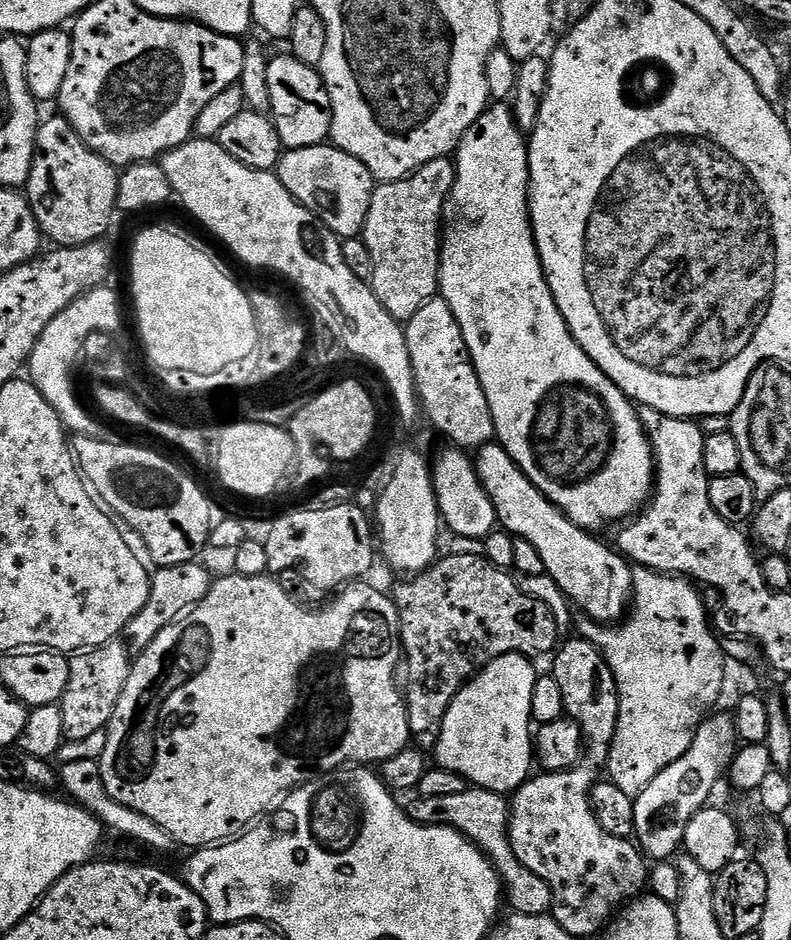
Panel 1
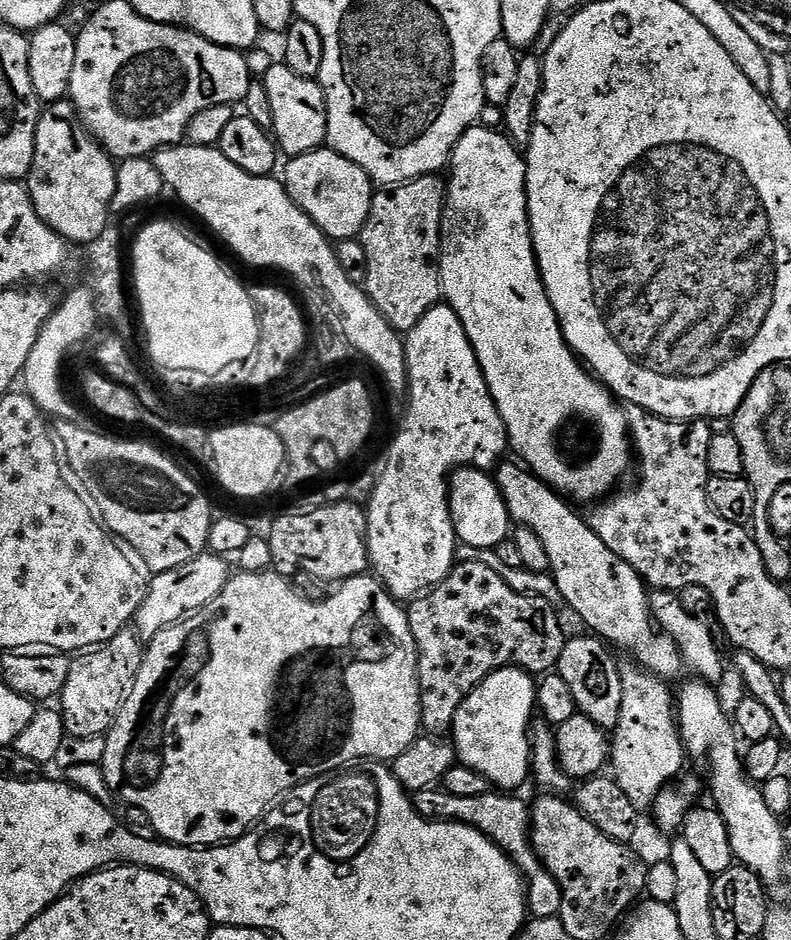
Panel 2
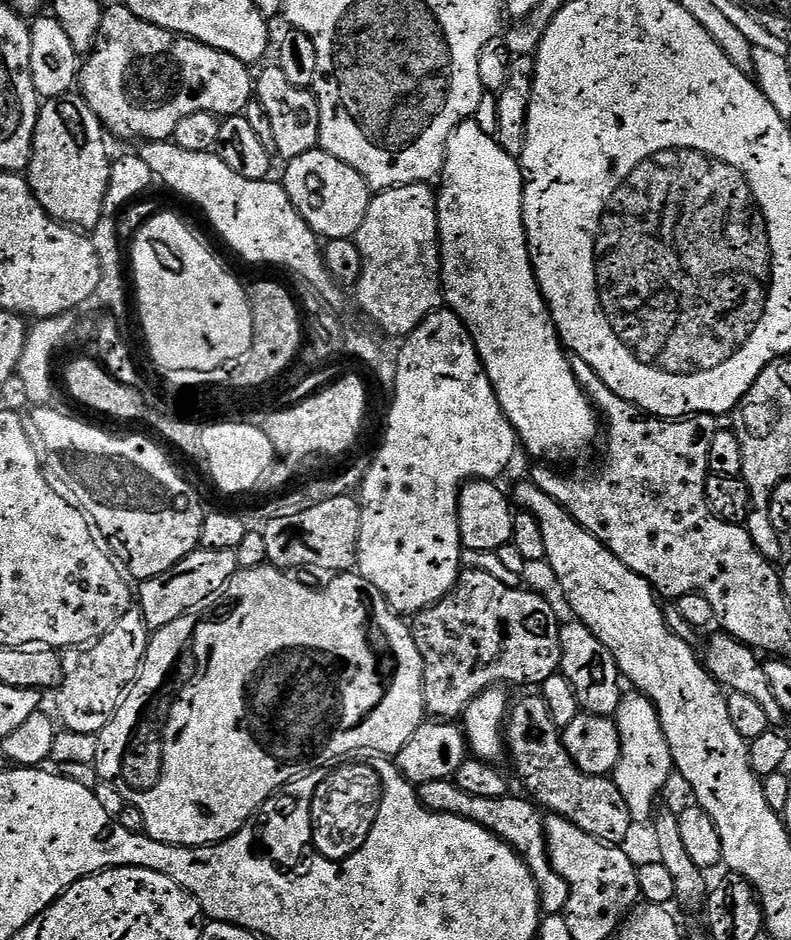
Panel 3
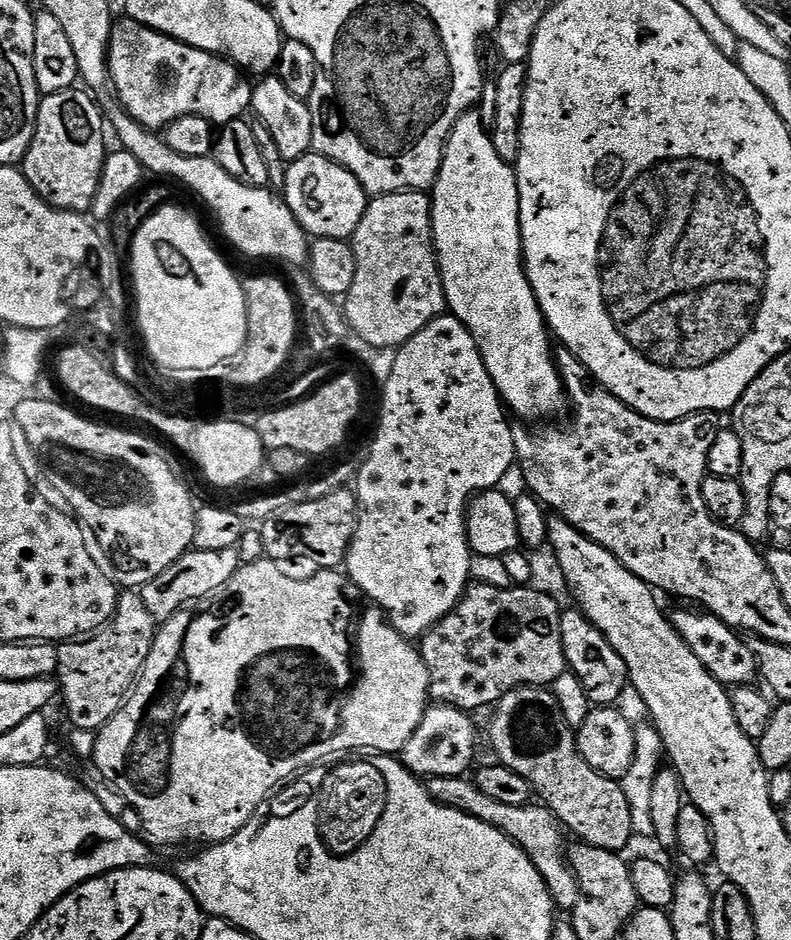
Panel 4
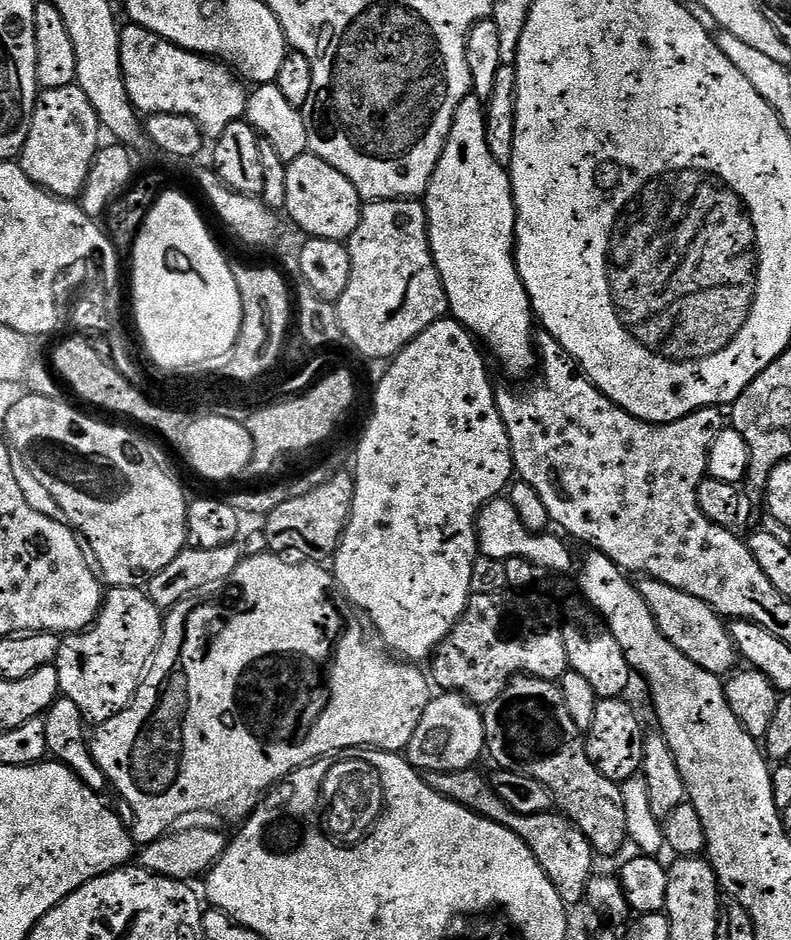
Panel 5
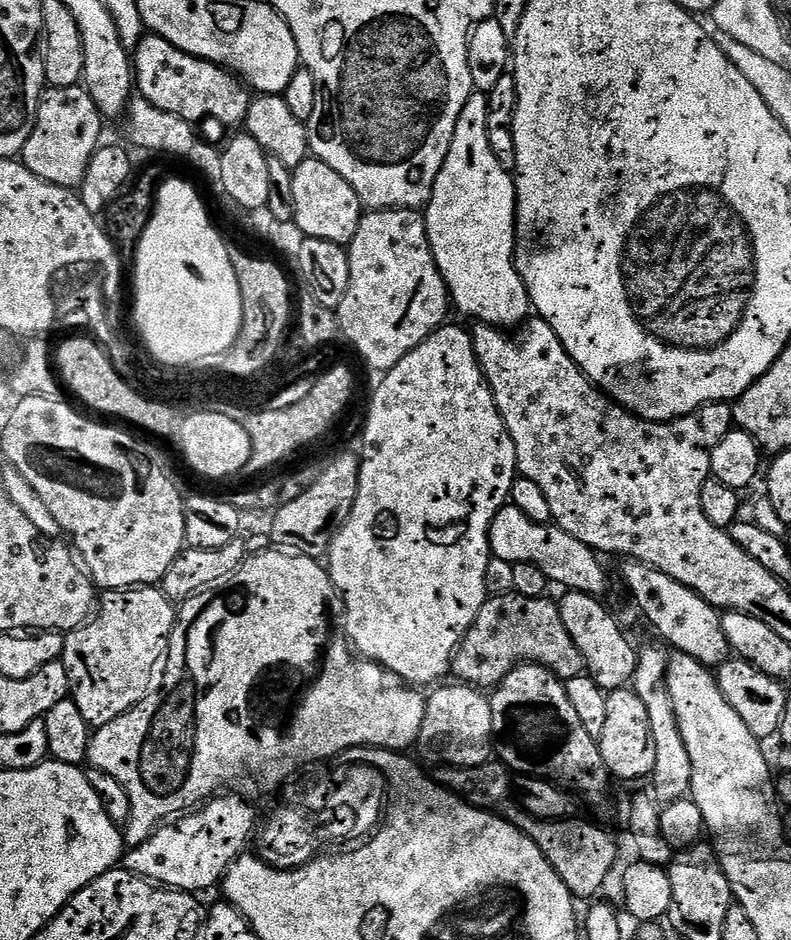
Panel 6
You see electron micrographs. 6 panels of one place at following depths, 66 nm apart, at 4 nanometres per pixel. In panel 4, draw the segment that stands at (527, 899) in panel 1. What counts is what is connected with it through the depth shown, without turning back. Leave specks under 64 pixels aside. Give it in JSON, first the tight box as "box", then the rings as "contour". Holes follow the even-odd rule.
{"box":[426,776,580,913],"contour":[[[434,776],[426,784],[430,798],[448,808],[457,808],[459,812],[470,814],[506,834],[528,855],[530,862],[542,874],[550,890],[552,900],[561,913],[571,913],[572,907],[580,901],[580,883],[571,864],[568,863],[568,848],[564,844],[566,829],[556,815],[544,807],[543,803],[533,802],[522,806],[510,806],[507,802],[497,802],[476,785],[475,779],[464,776]]]}

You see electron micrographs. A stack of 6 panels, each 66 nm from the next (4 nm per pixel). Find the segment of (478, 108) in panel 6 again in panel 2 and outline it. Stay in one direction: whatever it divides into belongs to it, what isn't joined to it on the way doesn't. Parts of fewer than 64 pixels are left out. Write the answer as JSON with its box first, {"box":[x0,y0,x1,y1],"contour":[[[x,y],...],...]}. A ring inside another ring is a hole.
{"box":[438,126,634,501],"contour":[[[473,126],[467,128],[461,134],[459,142],[452,149],[451,168],[452,177],[447,177],[446,180],[444,214],[440,217],[440,259],[438,263],[443,299],[458,314],[458,318],[474,346],[474,354],[478,358],[480,369],[486,378],[488,389],[498,406],[498,414],[508,431],[508,442],[511,451],[513,453],[516,451],[521,456],[519,459],[523,461],[529,472],[535,474],[545,484],[550,485],[561,496],[571,498],[573,501],[599,501],[601,498],[607,497],[617,487],[615,484],[619,482],[620,476],[624,476],[628,472],[628,463],[631,460],[633,463],[634,452],[630,447],[628,417],[625,409],[618,403],[617,397],[613,396],[607,387],[596,379],[595,375],[581,363],[576,353],[564,341],[564,335],[560,329],[560,320],[556,316],[554,306],[546,294],[543,282],[540,280],[540,267],[536,264],[536,252],[532,249],[532,231],[528,221],[528,191],[524,189],[526,170],[528,169],[525,157],[521,155],[516,145],[508,139],[503,131],[483,126]]]}

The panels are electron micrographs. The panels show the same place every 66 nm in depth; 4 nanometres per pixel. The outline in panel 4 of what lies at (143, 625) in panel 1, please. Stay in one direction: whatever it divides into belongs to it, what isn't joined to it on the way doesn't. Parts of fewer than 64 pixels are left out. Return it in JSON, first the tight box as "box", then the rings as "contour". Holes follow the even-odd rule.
{"box":[139,547,240,622],"contour":[[[237,547],[230,550],[189,550],[170,566],[166,566],[166,570],[158,574],[158,578],[150,578],[150,582],[146,582],[139,589],[139,594],[142,602],[146,602],[146,610],[150,610],[157,622],[163,622],[174,618],[178,610],[187,608],[195,600],[206,598],[222,586],[226,586],[226,582],[234,578],[240,565]]]}

